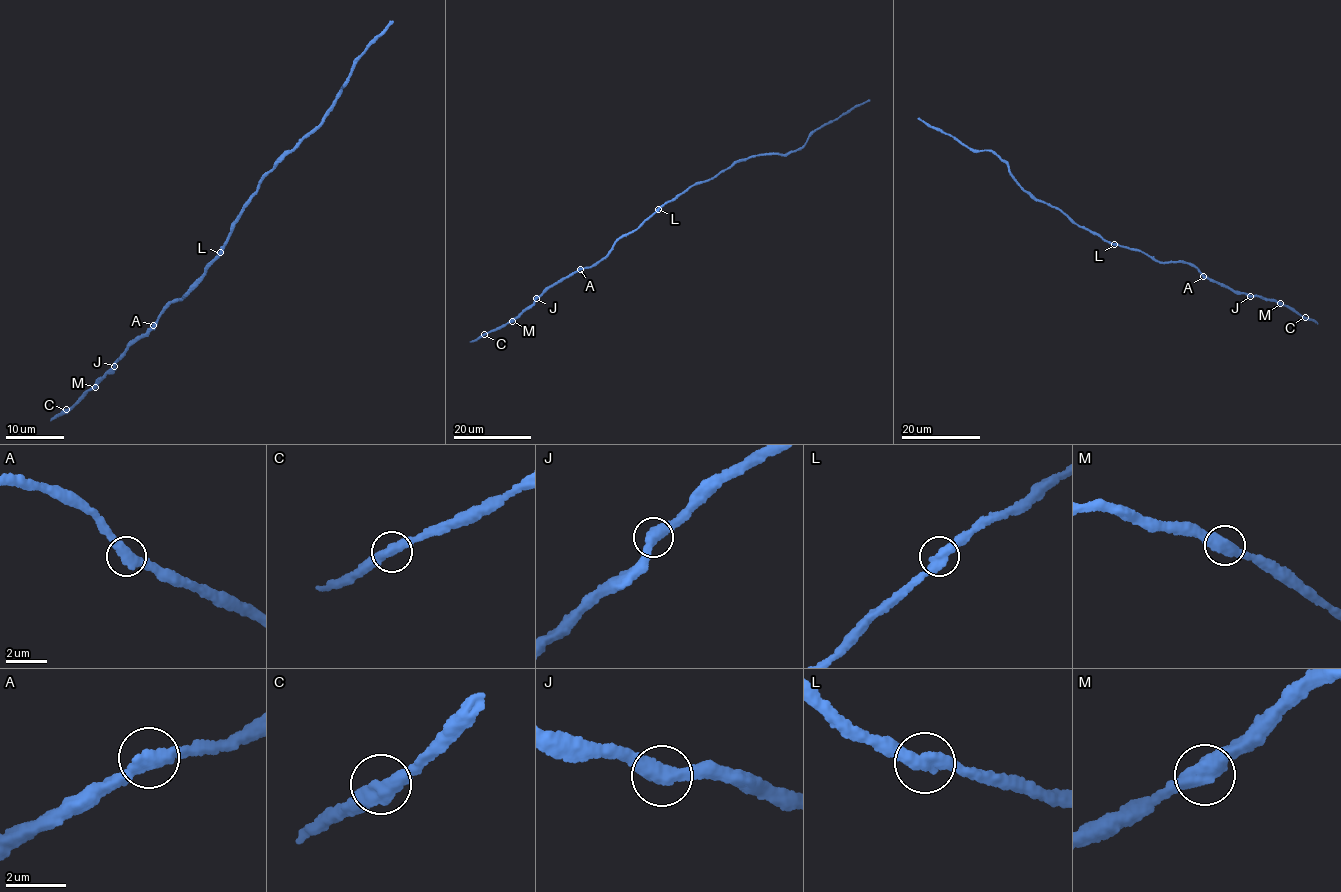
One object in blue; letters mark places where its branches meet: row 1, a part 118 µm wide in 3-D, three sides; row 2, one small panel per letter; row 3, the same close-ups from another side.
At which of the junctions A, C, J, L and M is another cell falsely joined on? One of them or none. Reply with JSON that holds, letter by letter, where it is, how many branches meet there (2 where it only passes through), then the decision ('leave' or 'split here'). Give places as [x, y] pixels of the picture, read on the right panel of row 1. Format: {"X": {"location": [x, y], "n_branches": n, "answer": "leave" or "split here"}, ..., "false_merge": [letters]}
{"A": {"location": [1203, 276], "n_branches": 2, "answer": "leave"}, "C": {"location": [1305, 317], "n_branches": 2, "answer": "leave"}, "J": {"location": [1250, 296], "n_branches": 2, "answer": "leave"}, "L": {"location": [1114, 244], "n_branches": 2, "answer": "leave"}, "M": {"location": [1280, 303], "n_branches": 2, "answer": "leave"}, "false_merge": []}

